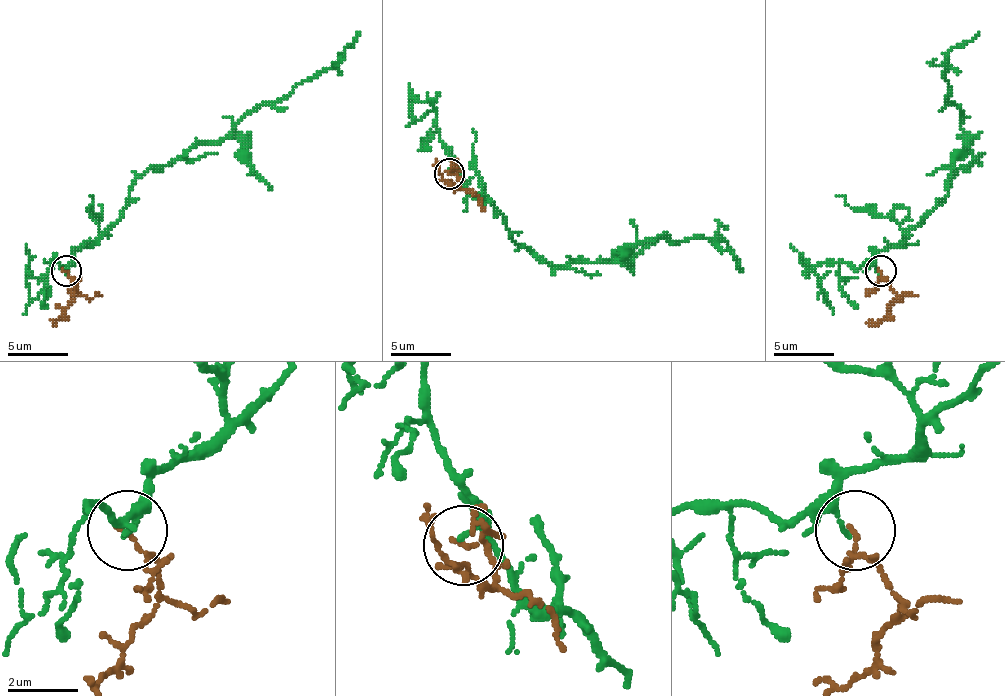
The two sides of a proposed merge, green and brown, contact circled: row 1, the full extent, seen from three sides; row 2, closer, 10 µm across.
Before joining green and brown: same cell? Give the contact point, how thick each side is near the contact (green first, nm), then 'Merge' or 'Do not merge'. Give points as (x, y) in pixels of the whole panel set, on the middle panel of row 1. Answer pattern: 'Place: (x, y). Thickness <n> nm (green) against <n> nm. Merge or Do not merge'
Place: (449, 173). Thickness 110 nm (green) against 90 nm. Do not merge

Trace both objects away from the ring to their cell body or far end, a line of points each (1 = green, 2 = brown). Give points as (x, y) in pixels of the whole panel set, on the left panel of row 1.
1: (65, 271), (120, 217), (129, 186), (150, 168), (217, 144), (253, 111), (326, 71), (359, 32)
2: (65, 271), (77, 283), (74, 302), (53, 323)

